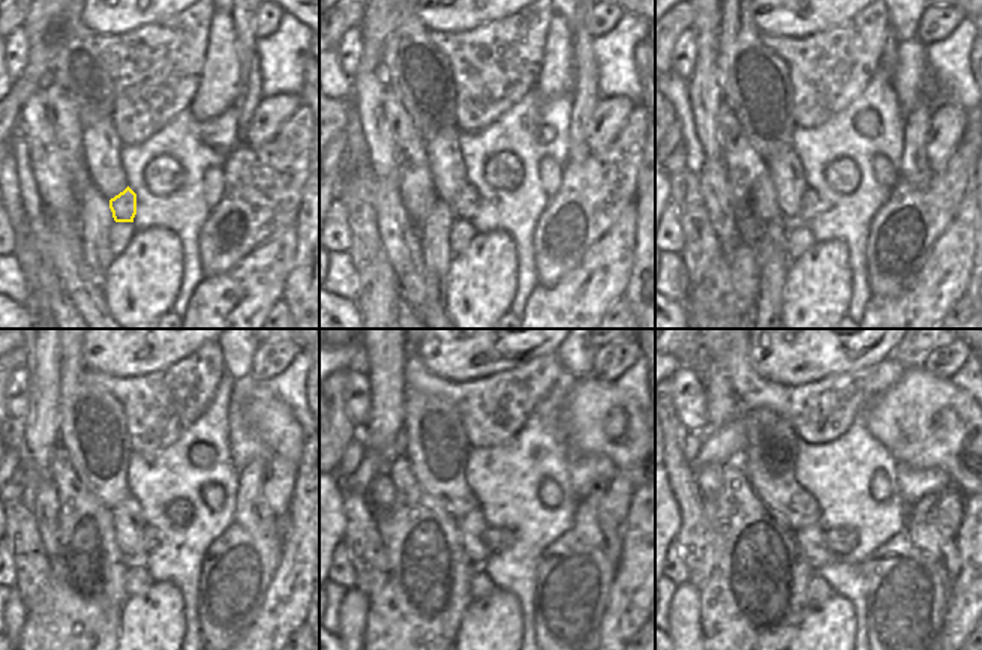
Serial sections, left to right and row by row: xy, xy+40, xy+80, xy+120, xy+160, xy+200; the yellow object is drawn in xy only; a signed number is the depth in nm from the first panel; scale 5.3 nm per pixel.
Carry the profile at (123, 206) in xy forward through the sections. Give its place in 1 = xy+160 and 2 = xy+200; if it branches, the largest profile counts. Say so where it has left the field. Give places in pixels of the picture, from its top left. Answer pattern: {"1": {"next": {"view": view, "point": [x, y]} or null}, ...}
{"1": {"next": {"view": "xy+160", "point": [496, 539]}}, "2": {"next": {"view": "xy+200", "point": [841, 541]}}}

